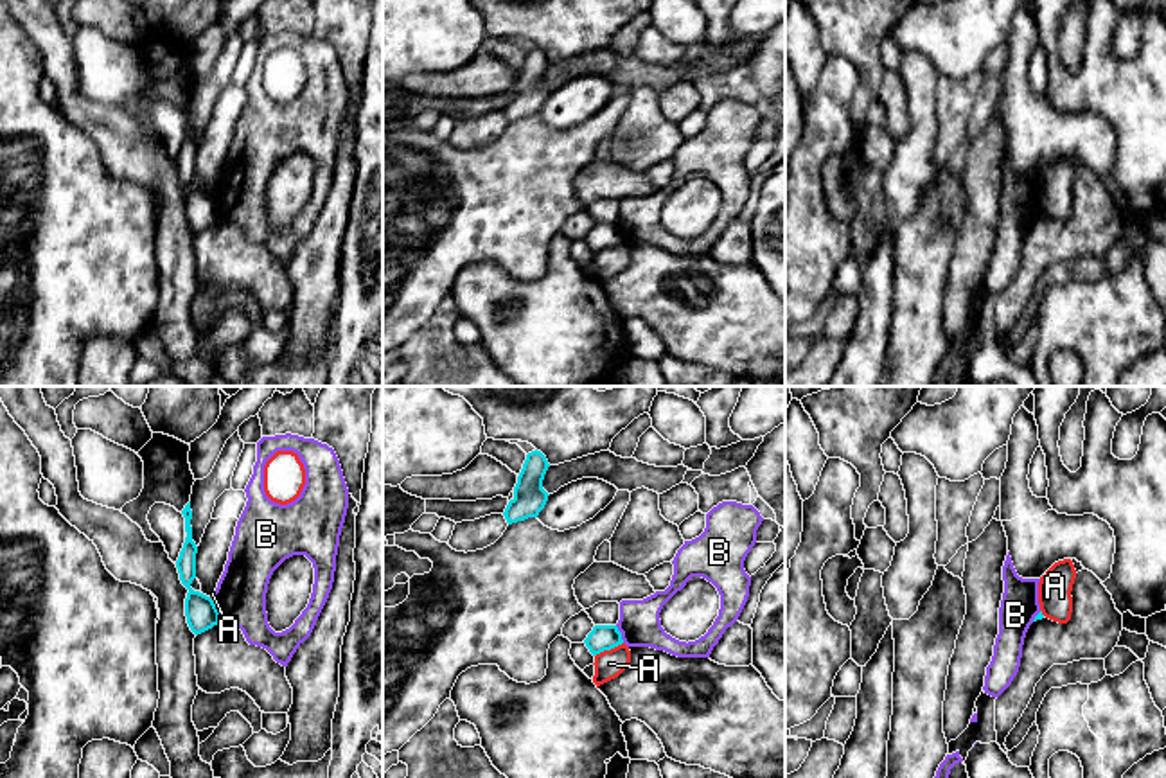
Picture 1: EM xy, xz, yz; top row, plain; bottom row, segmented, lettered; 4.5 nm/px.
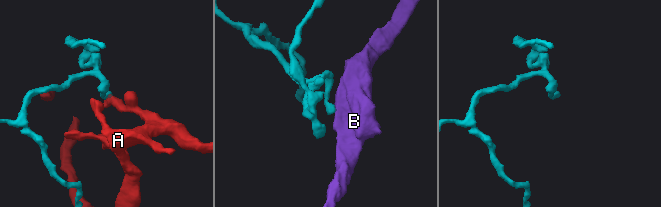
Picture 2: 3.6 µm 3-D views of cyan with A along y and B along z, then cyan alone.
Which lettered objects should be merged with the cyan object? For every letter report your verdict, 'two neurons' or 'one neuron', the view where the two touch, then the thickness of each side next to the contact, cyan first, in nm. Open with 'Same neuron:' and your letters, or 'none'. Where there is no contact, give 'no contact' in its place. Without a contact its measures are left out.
Same neuron: none
A: two neurons; meets cyan in xz; 110 nm thick on the cyan side, 130 nm on the other
B: two neurons; meets cyan in xy; 140 nm thick on the cyan side, 220 nm on the other

